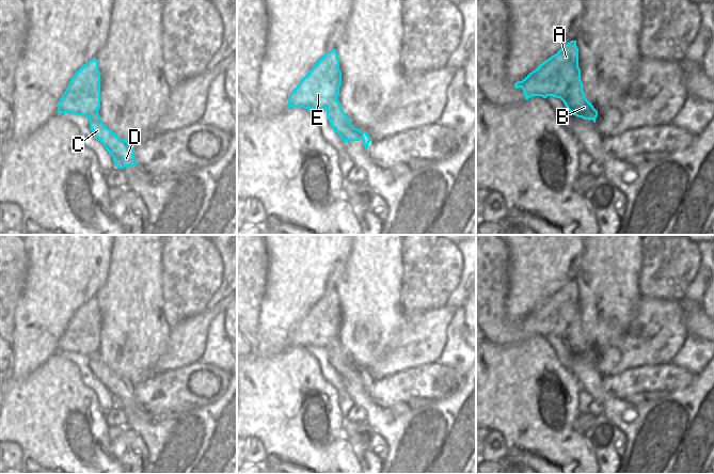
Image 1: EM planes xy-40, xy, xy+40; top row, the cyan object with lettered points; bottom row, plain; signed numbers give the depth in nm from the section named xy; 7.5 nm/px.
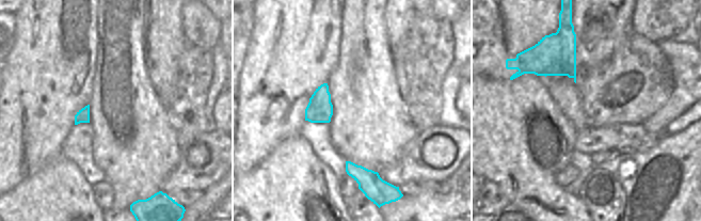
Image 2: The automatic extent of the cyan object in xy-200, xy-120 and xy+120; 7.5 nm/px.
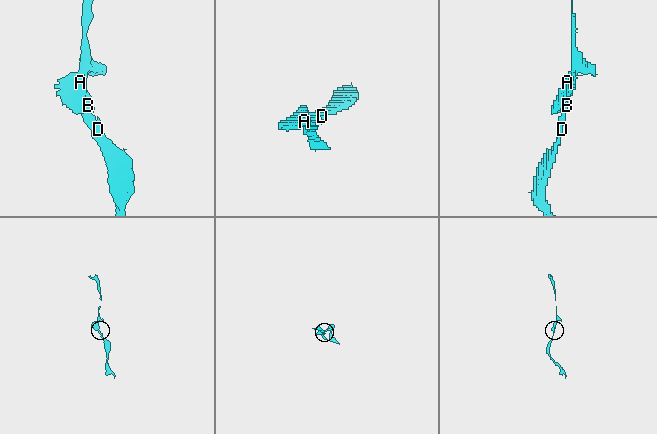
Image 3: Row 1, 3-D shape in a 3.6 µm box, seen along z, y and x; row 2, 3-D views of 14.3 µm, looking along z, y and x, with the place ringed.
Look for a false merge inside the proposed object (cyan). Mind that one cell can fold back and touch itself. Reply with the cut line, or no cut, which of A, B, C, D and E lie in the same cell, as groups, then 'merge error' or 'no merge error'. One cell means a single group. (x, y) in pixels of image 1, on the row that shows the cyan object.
no cut; A B C D E; no merge error

